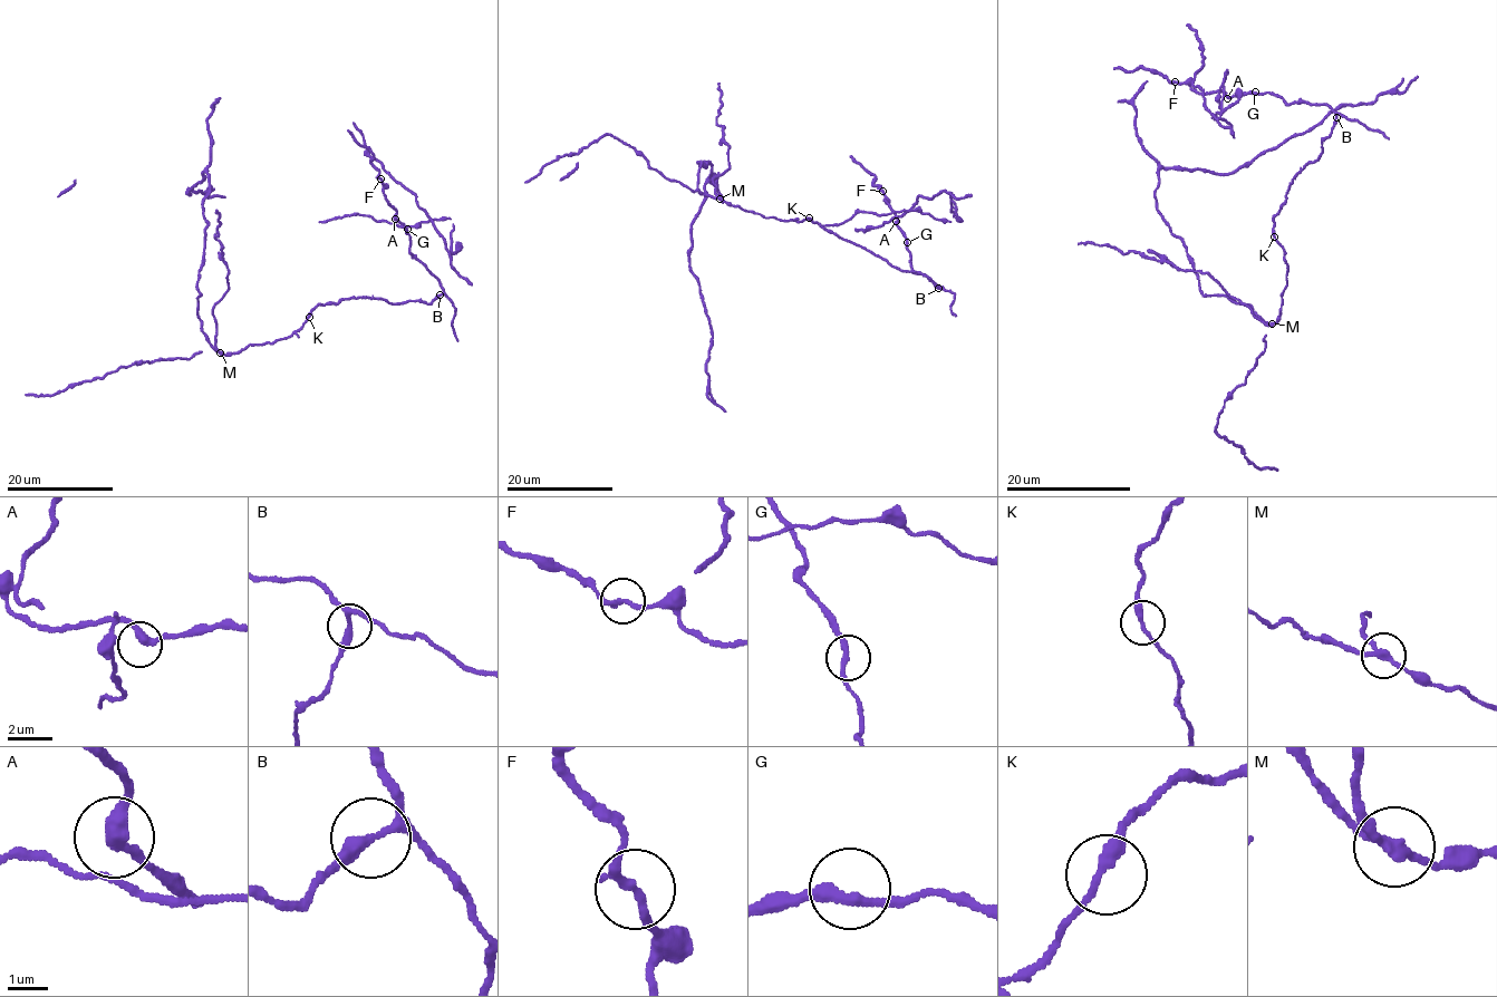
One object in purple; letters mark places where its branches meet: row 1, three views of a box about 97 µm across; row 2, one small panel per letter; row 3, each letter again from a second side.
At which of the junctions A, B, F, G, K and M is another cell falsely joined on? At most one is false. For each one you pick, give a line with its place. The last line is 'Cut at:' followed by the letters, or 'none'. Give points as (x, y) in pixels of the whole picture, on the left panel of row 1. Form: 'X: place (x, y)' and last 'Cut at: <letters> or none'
M: place (220, 352)
Cut at: M

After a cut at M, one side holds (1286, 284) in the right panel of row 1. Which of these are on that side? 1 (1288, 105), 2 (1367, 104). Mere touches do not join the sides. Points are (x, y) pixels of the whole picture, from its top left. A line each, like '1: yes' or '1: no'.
1: yes
2: no

